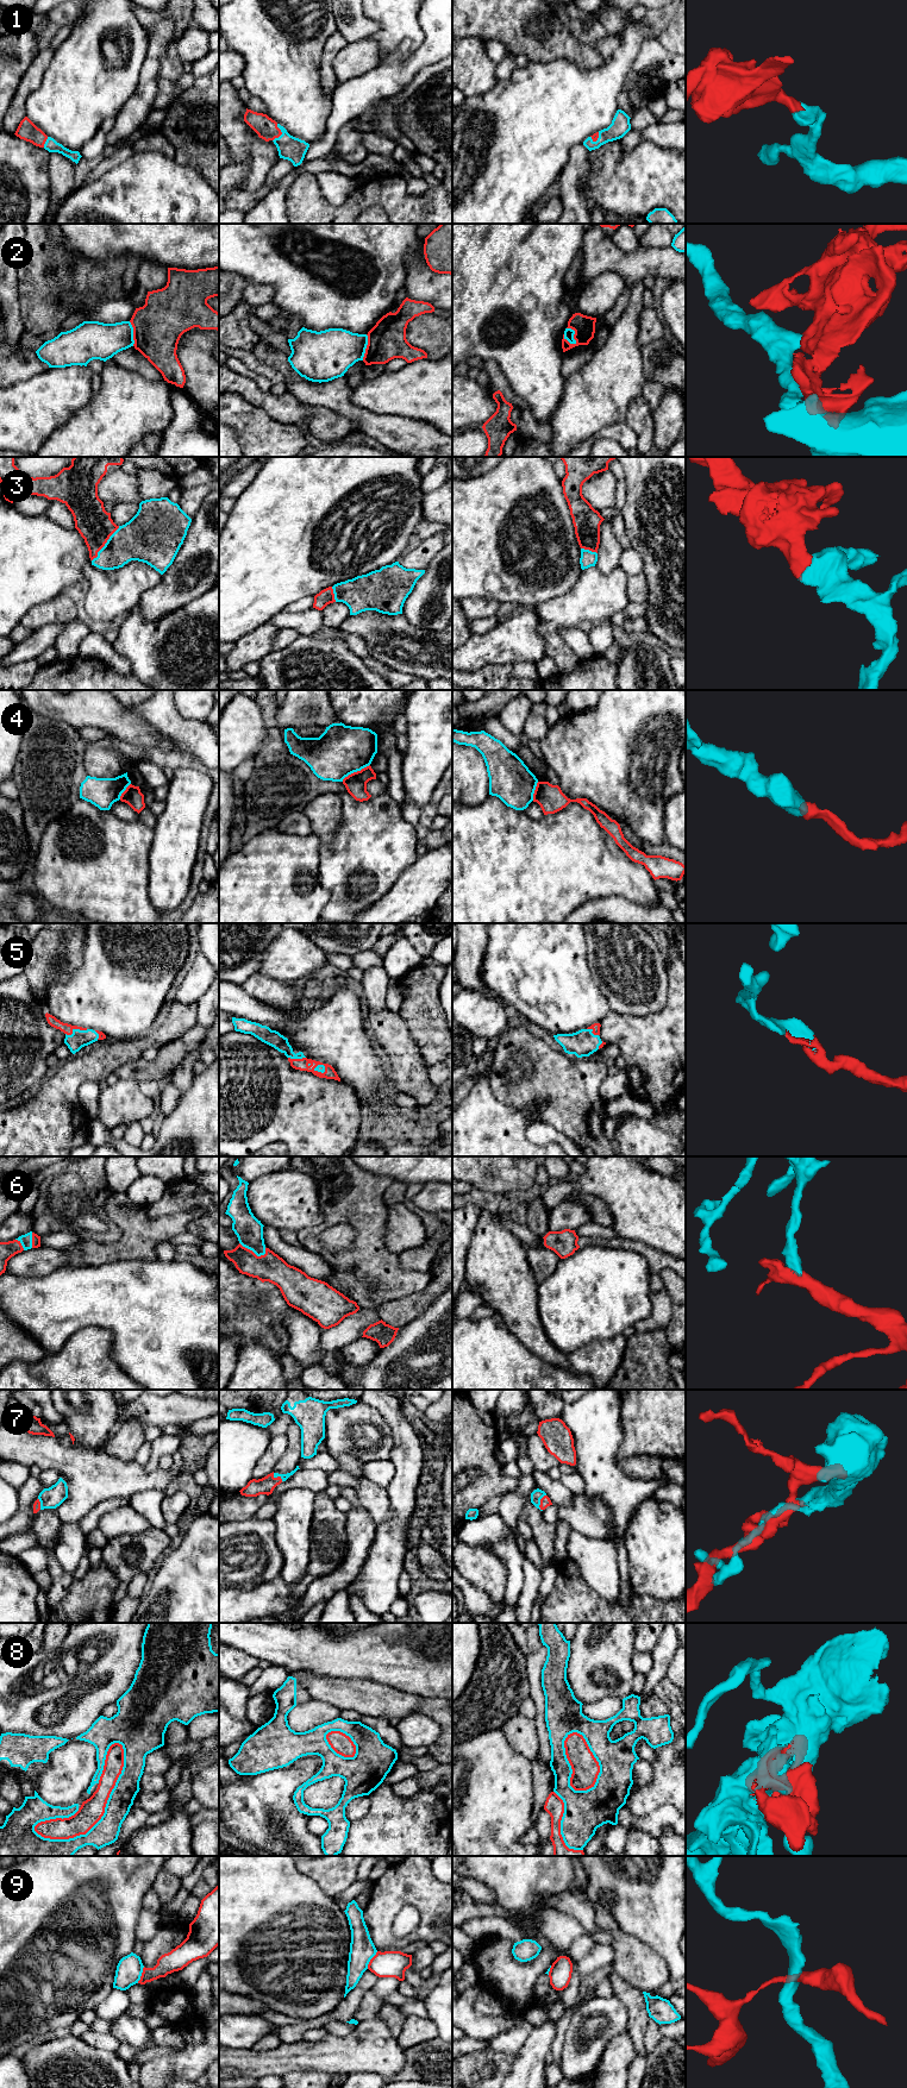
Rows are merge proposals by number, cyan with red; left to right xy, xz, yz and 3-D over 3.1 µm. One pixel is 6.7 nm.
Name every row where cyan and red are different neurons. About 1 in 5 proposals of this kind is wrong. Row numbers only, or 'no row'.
2, 4, 9

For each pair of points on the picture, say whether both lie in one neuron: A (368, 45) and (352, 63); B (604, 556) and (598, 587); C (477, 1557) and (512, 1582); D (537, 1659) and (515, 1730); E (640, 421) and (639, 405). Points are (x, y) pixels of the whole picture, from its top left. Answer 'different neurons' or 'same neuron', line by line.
A: same neuron
B: different neurons
C: different neurons
D: different neurons
E: same neuron

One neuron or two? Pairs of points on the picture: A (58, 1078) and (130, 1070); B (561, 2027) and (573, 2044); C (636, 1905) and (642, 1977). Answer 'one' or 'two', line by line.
A: two
B: two
C: two

